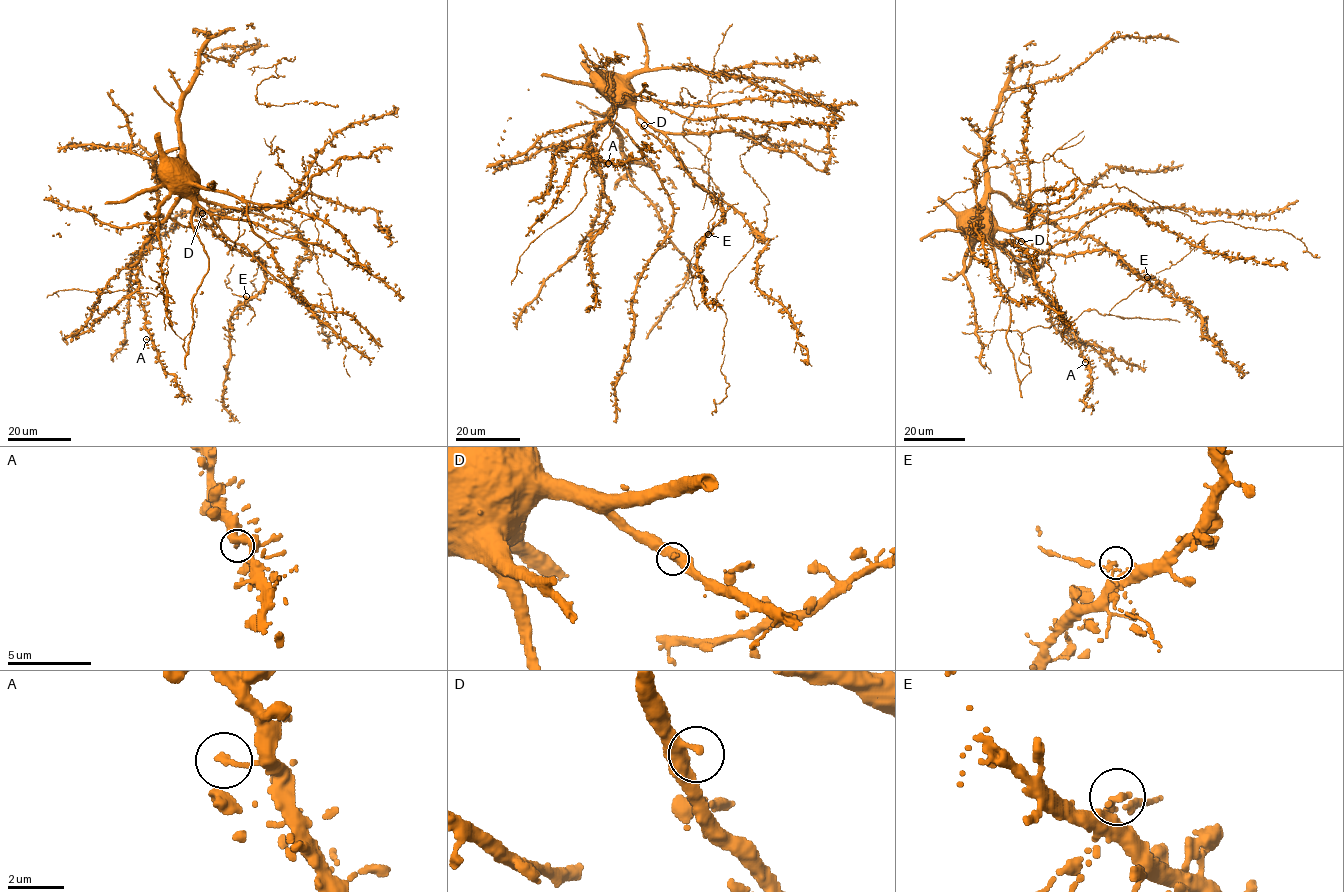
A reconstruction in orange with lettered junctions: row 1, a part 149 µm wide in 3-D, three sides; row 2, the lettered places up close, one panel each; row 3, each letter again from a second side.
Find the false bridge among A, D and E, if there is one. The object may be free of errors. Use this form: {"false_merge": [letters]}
{"false_merge": []}

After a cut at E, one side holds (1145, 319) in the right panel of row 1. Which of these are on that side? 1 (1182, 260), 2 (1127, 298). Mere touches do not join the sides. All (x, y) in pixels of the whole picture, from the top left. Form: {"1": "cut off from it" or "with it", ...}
{"1": "cut off from it", "2": "cut off from it"}

